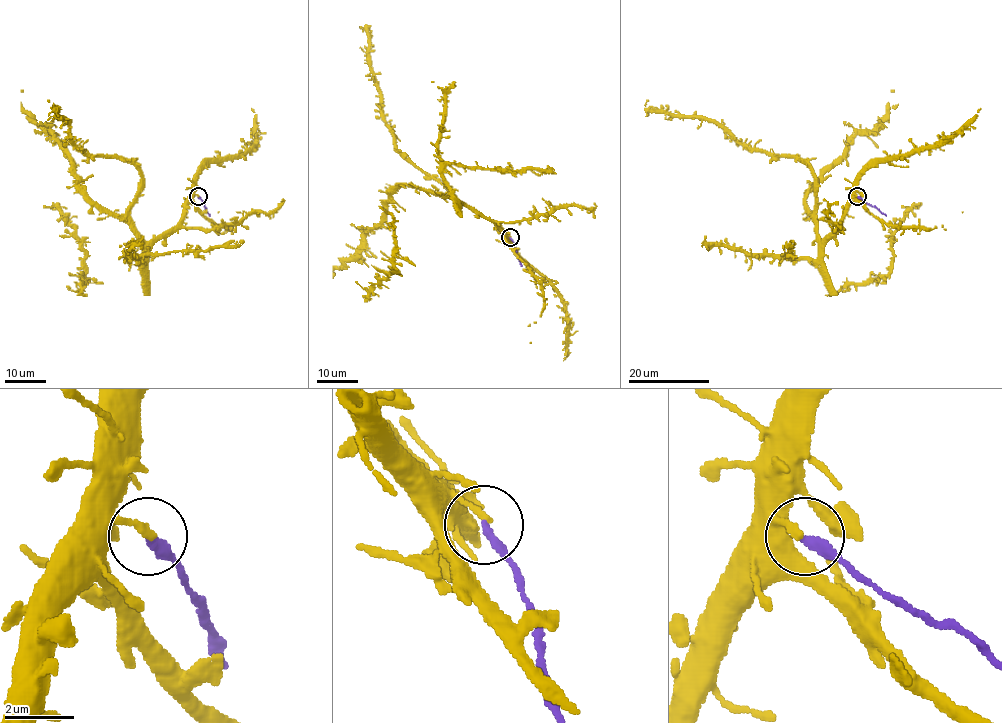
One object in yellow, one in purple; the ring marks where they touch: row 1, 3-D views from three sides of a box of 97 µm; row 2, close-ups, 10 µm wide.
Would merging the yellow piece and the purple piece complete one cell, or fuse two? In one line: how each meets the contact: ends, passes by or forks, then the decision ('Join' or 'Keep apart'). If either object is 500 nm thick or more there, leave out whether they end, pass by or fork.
At the ring yellow ends. At the ring purple ends. Keep apart

